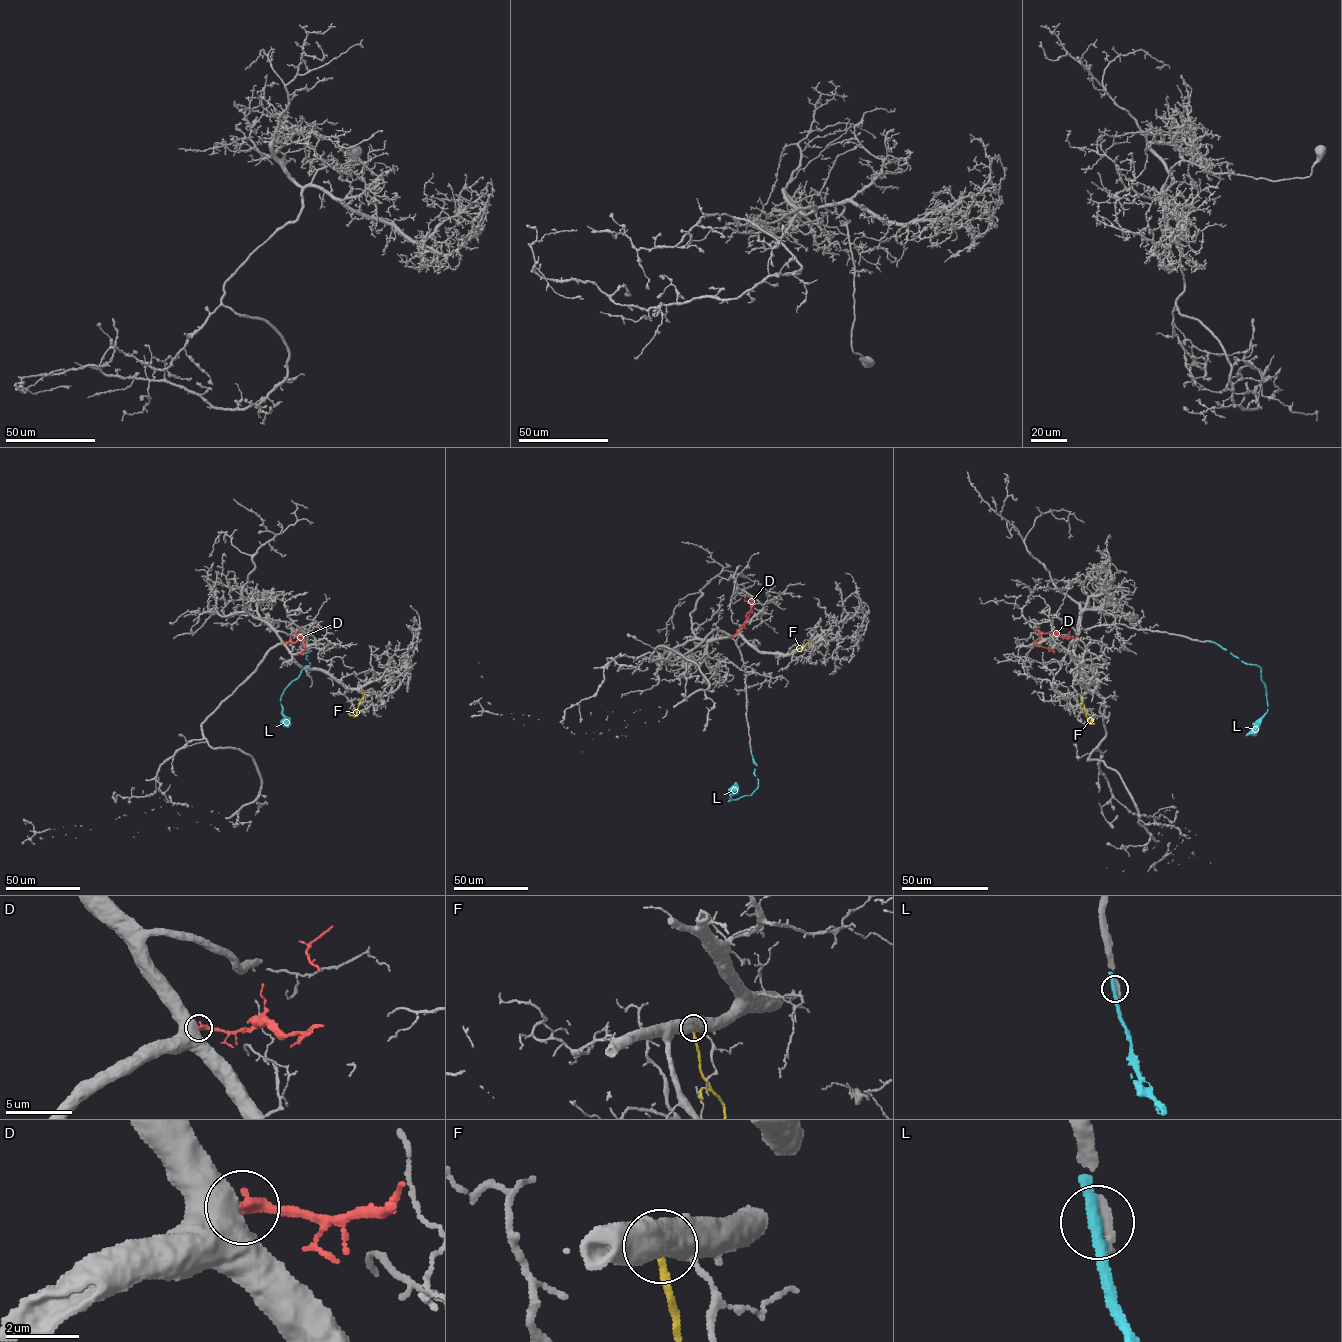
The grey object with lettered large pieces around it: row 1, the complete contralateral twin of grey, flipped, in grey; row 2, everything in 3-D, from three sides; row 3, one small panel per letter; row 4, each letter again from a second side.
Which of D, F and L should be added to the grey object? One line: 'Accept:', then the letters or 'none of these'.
Accept: none of these

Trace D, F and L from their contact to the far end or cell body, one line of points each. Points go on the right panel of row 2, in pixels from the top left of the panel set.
D: (1077, 637), (1042, 633), (1035, 643), (1054, 653)
F: (1080, 695), (1087, 721), (1090, 723), (1092, 718)
L: (1210, 641), (1261, 668), (1267, 712), (1246, 736)

